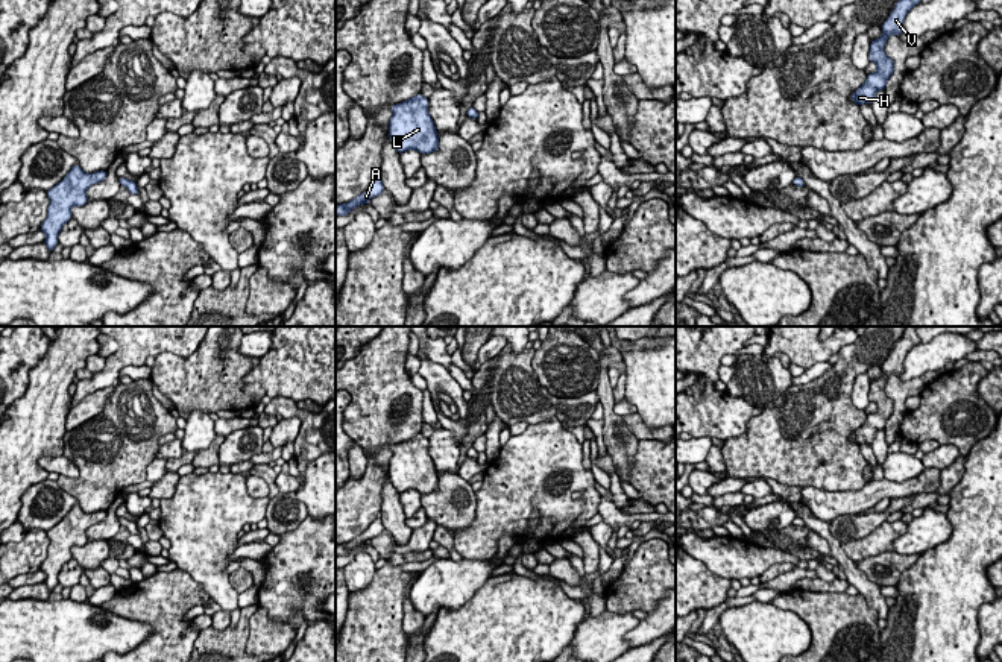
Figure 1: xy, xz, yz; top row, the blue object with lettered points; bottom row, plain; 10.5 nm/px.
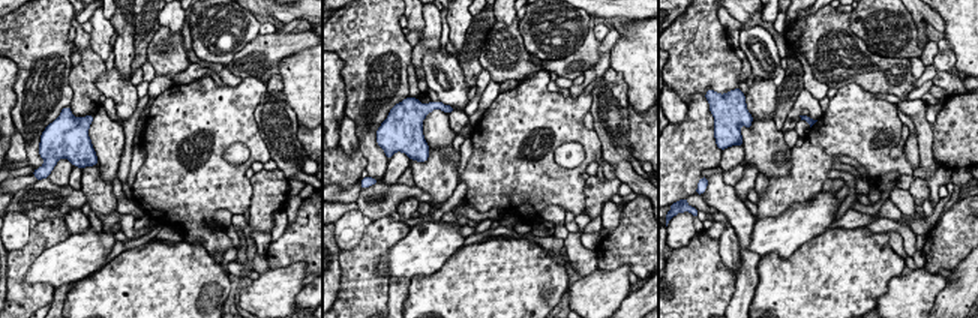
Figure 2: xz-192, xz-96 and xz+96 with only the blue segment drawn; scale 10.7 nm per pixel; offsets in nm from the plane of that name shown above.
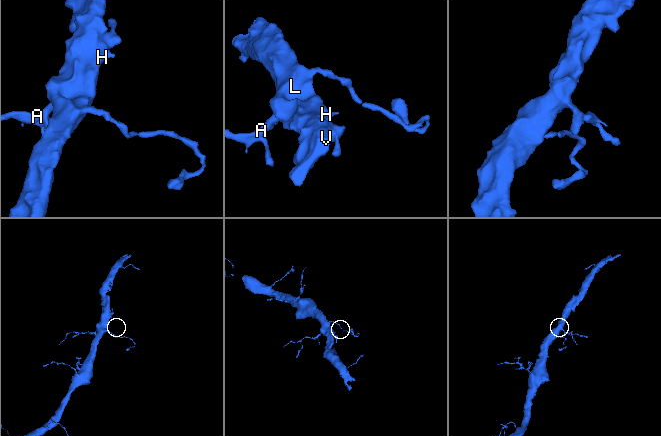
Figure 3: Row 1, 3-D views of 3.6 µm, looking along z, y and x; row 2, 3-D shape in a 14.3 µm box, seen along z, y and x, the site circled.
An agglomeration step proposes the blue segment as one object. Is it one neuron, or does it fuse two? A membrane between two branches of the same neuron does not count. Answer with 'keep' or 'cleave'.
keep

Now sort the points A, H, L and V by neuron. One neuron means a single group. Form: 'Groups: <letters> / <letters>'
Groups: A H L V

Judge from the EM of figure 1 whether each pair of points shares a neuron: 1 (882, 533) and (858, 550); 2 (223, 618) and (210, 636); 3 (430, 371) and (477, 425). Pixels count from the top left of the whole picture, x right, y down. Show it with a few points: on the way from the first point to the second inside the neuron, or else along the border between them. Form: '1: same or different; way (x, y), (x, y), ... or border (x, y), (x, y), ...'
1: same; way (876, 539), (864, 547)
2: different; border (211, 626), (216, 629), (228, 627)
3: different; border (469, 403), (468, 431), (459, 442)

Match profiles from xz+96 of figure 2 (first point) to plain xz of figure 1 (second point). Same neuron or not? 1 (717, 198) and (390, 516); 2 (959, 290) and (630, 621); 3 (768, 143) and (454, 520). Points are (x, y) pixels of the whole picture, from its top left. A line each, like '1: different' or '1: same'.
1: same
2: different
3: same

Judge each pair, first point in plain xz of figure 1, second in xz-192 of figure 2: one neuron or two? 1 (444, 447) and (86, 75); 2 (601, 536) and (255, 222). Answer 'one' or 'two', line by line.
1: two
2: one

